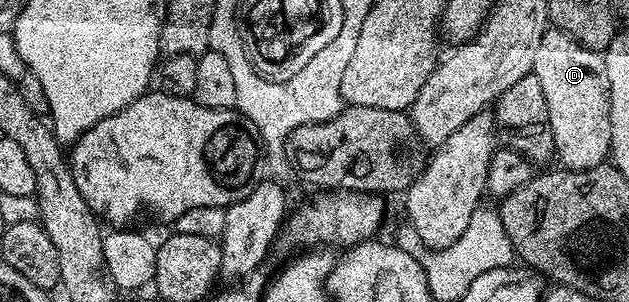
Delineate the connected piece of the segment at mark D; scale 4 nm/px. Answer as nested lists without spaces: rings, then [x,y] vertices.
[[[557,28],[547,29],[536,51],[532,73],[544,88],[548,100],[548,120],[552,124],[554,153],[557,161],[568,170],[587,170],[603,165],[610,158],[612,120],[608,68],[599,51],[582,46]]]

